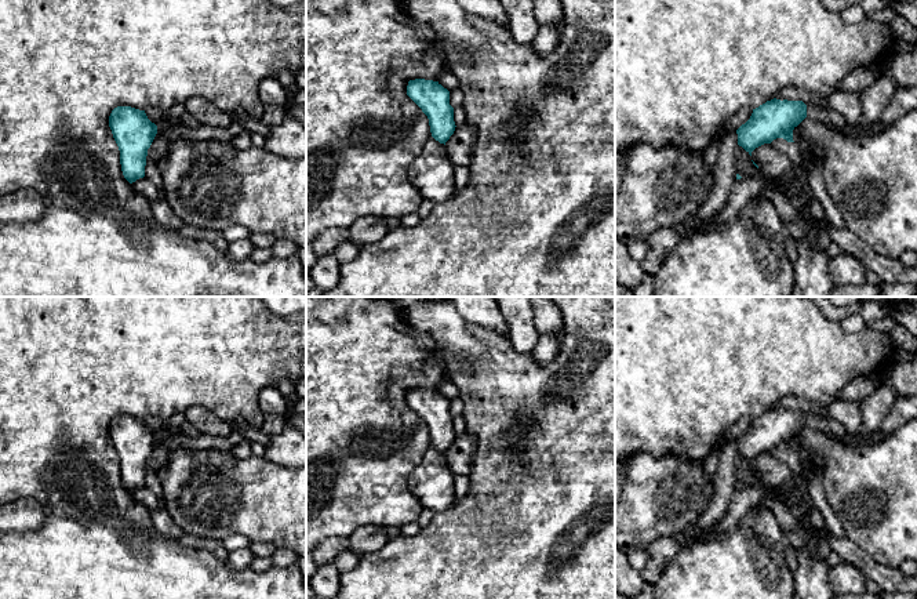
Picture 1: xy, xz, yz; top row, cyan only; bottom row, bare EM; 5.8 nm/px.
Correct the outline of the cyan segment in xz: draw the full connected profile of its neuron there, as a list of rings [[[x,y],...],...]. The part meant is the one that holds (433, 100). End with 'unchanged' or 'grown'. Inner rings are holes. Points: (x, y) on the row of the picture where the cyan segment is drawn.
[[[415,79],[408,81],[407,95],[427,116],[432,137],[445,145],[456,127],[450,91],[439,81]]] | unchanged

